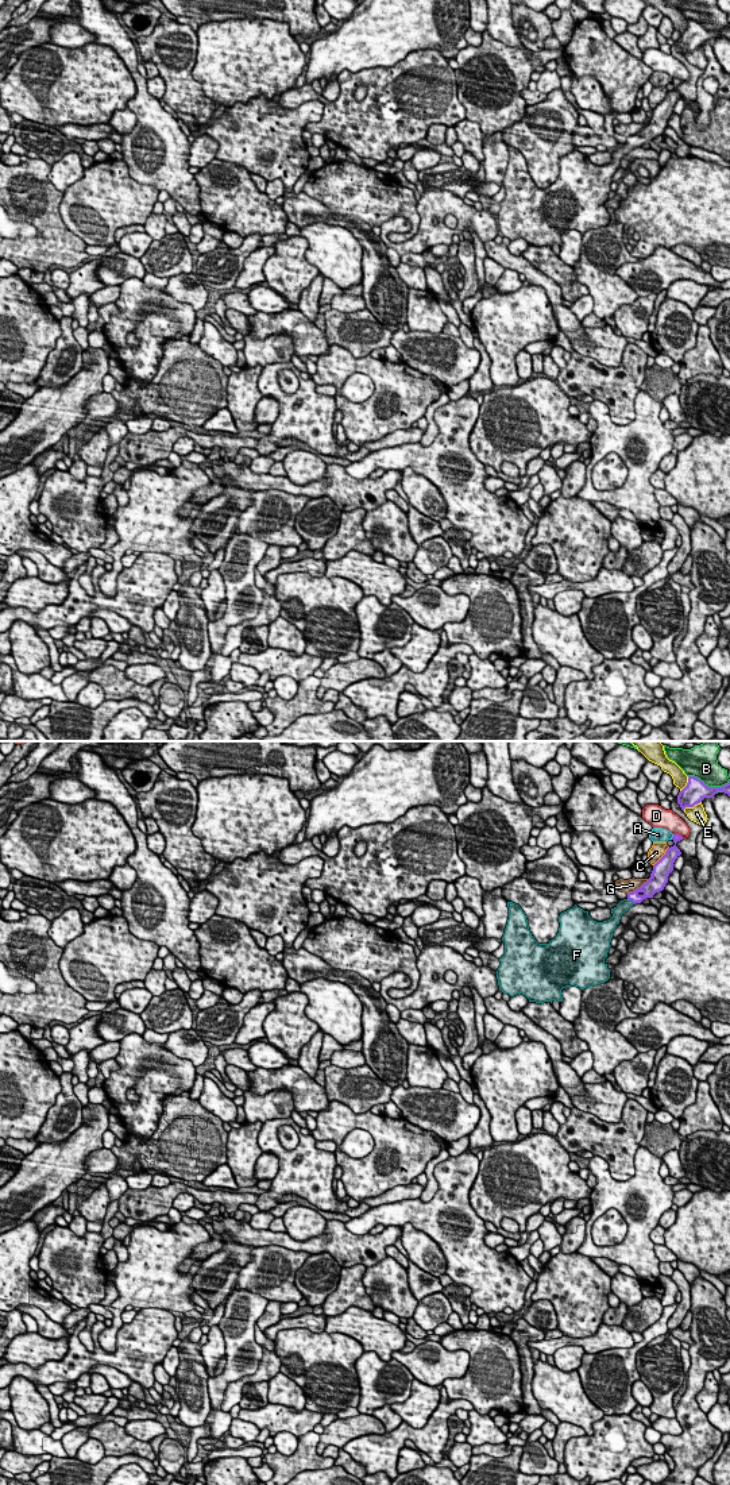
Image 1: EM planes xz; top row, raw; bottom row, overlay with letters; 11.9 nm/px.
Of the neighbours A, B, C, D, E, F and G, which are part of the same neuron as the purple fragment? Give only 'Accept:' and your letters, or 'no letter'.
Accept: F

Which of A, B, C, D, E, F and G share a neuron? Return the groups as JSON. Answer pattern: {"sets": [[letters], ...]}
{"sets": [["A"], ["B"], ["C"], ["D"], ["E"], ["F"], ["G"]]}

